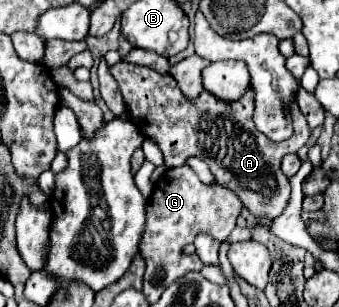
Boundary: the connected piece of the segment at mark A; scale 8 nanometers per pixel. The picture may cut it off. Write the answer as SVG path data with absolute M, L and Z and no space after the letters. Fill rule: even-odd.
M129 62L115 64L111 74L123 94L129 120L141 130L143 136L155 140L165 156L167 168L183 166L191 156L197 156L209 166L215 180L235 192L243 206L257 218L273 220L285 210L291 186L287 176L281 172L281 158L303 148L311 134L307 120L295 102L291 102L288 108L295 134L287 142L271 142L269 138L261 136L253 124L253 88L247 88L237 102L223 102L207 90L189 100L183 96L171 74L159 74L153 68L135 66Z

